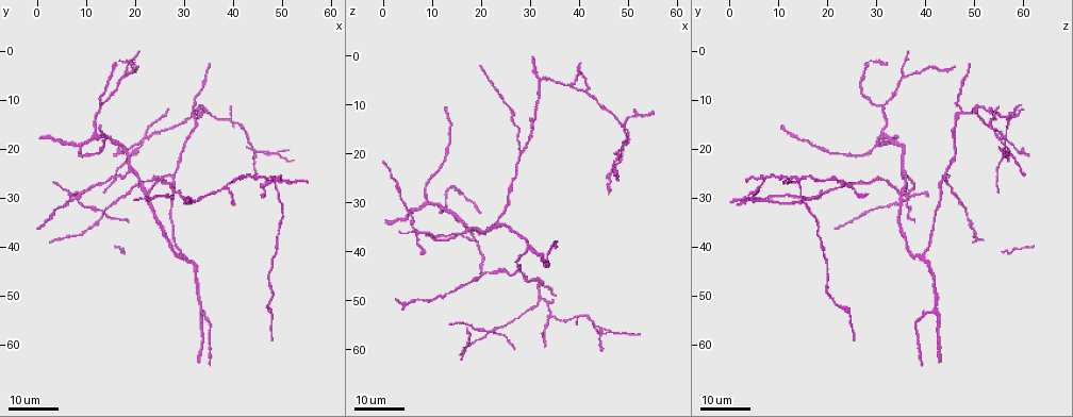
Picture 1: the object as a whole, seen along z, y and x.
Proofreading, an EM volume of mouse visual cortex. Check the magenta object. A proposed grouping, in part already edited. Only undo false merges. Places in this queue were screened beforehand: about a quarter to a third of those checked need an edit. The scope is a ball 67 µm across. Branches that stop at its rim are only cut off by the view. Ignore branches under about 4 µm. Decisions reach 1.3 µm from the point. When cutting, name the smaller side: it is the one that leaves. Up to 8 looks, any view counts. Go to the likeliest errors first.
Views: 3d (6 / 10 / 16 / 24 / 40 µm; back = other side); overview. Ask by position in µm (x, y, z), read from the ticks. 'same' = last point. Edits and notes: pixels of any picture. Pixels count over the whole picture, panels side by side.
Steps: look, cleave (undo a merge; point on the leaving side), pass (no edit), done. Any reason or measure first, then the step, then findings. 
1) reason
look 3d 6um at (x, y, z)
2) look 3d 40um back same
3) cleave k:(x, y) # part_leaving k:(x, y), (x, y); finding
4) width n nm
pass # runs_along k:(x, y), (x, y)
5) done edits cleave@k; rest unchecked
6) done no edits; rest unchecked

four-way junction
look 3d 16um at (30.0, 42.0, 39.5)

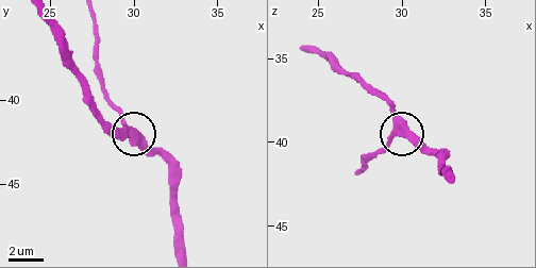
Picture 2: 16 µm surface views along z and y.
closer look
look 3d 6um same

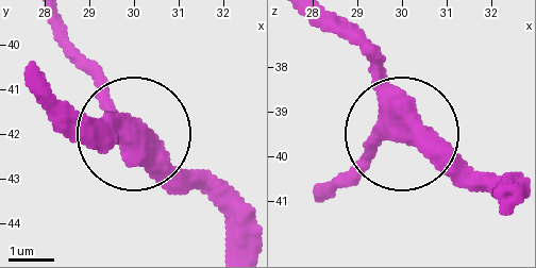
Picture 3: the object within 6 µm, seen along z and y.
pass # one neuron here

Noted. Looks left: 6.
three arms meet
look 3d 16um at (32.0, 12.5, 48.0)

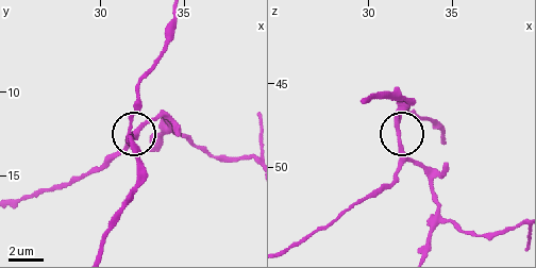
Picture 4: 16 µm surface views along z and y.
zoom in
look 3d 6um at (31.8, 12.5, 47.4)

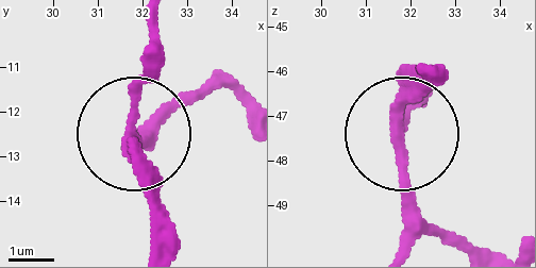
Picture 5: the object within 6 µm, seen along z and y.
side_arm 12 um
pass # continuous, no second neuron

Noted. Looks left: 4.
look 3d 16um at (49.0, 26.5, 14.0)

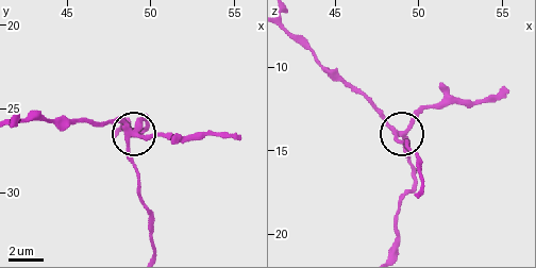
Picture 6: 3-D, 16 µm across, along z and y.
look 3d 6um at (48.7, 26.5, 14.1)

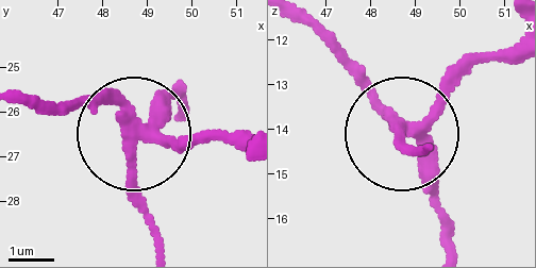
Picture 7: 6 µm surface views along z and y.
arms 4
cleave 7:(139, 211) # part_leaving 7:(131, 154), (153, 241); two neurons meet here

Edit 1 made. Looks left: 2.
done edits cleave@7; rest unchecked

